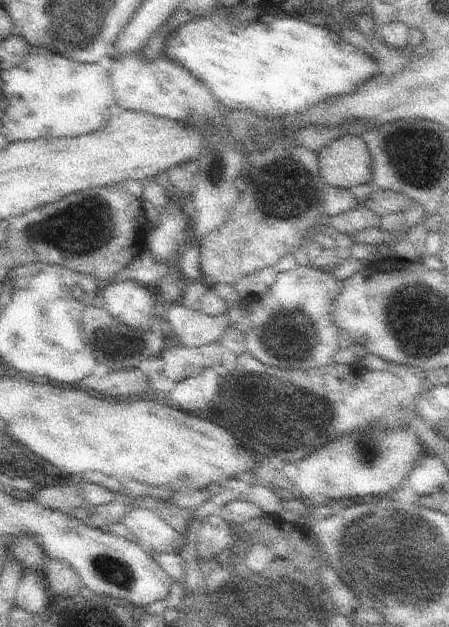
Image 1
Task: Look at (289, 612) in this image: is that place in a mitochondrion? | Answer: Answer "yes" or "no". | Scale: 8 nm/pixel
yes

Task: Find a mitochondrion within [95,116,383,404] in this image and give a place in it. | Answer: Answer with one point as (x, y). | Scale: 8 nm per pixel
(288, 338)

